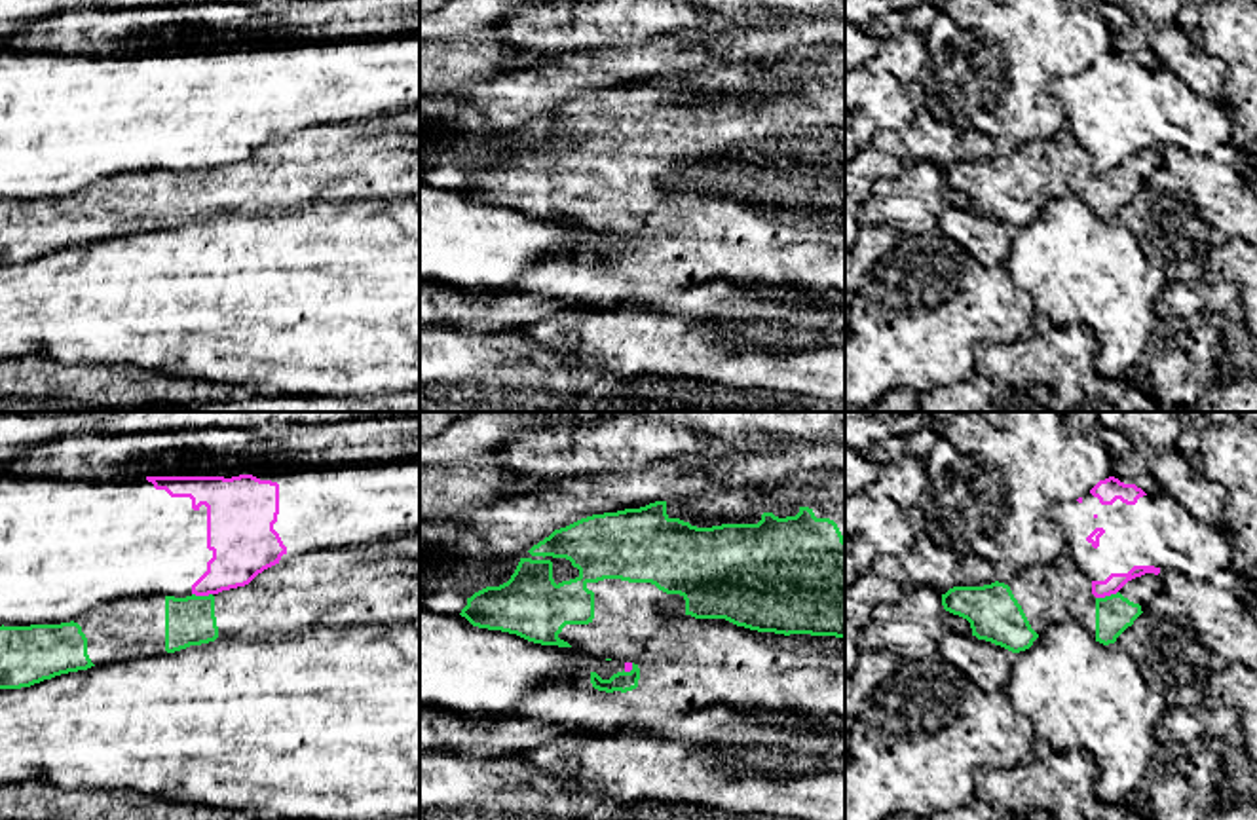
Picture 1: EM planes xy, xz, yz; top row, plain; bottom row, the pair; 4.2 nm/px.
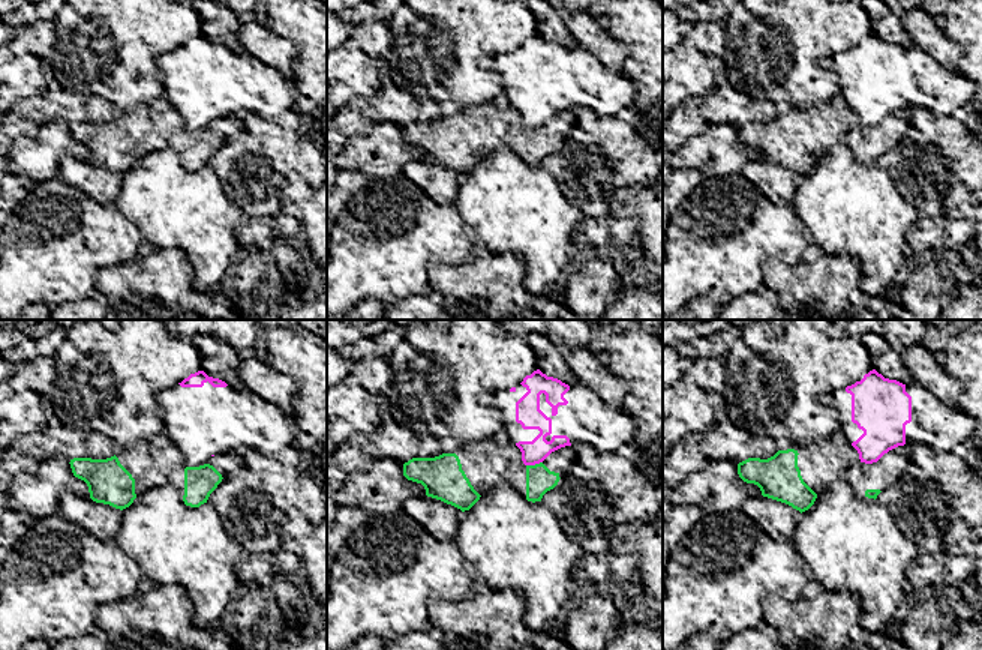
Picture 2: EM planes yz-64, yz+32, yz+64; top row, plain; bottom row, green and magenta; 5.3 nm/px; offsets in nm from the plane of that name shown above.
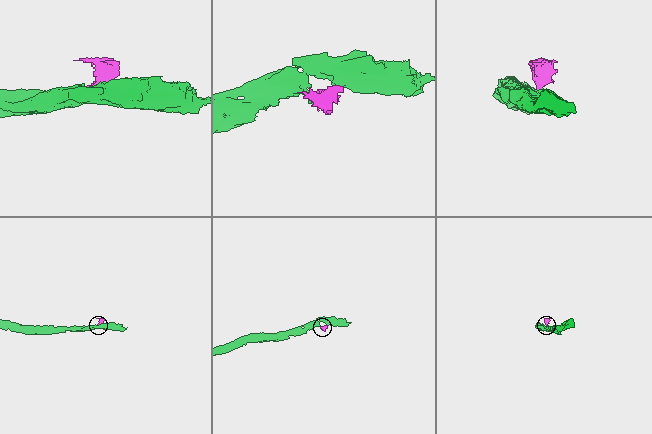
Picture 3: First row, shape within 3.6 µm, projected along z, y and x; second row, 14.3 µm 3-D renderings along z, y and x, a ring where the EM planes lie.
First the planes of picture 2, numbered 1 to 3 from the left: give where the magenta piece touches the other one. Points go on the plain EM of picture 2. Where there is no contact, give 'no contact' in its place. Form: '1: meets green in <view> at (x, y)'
1: no contact
2: meets green in yz+32 at (535, 128)
3: no contact

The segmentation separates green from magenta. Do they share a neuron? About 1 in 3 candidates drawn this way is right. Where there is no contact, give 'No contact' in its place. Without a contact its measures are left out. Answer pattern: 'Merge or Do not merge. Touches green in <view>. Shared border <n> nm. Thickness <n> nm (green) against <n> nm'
Do not merge. Touches green in yz. Shared border 100 nm. Thickness 160 nm (green) against 80 nm

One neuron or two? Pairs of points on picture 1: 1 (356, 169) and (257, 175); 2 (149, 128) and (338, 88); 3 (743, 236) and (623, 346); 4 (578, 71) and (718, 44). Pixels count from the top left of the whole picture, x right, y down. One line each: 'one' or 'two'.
1: one
2: one
3: two
4: one

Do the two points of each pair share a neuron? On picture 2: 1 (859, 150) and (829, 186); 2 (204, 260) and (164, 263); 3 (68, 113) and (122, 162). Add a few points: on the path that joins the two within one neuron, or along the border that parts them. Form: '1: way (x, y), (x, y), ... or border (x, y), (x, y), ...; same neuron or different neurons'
1: border (825, 152), (843, 143), (859, 161), (876, 162); different neurons
2: border (156, 248), (179, 248), (192, 285), (209, 291); different neurons
3: border (86, 120), (69, 123); different neurons

